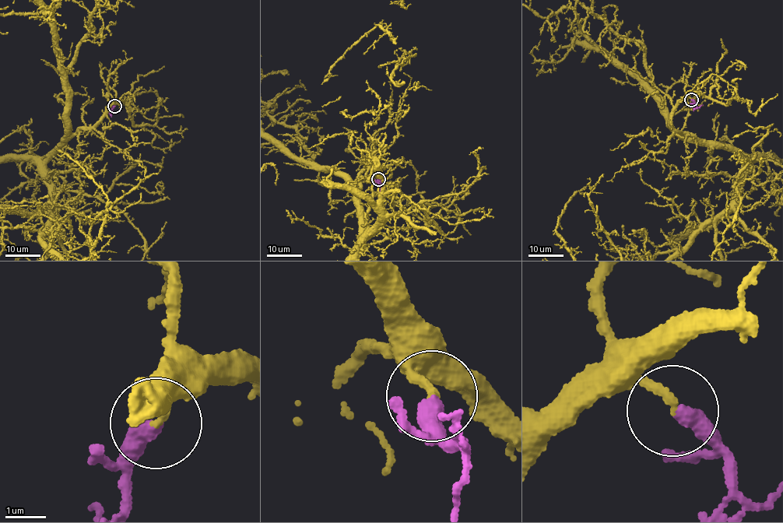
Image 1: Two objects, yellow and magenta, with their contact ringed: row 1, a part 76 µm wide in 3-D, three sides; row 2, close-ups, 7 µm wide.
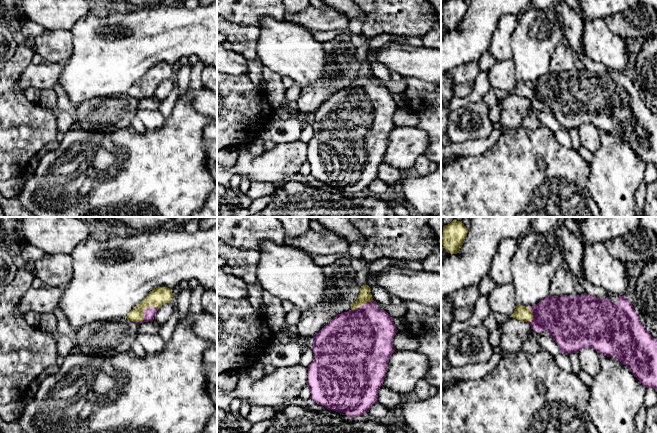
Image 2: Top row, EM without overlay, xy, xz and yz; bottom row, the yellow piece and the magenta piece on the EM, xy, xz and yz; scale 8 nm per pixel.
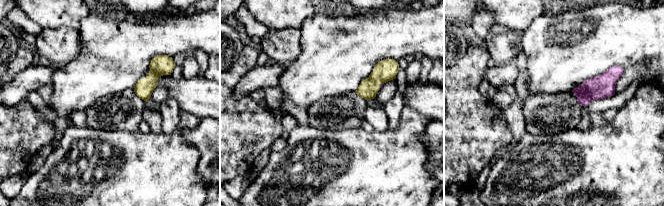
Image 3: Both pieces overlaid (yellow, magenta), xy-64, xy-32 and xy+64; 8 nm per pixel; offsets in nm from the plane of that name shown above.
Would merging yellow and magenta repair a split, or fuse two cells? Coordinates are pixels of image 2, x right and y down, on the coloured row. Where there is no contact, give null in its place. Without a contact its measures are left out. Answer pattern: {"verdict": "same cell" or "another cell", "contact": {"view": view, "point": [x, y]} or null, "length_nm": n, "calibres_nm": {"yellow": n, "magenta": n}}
{"verdict": "same cell", "contact": {"view": "xy", "point": [143, 312]}, "length_nm": 220, "calibres_nm": {"yellow": 150, "magenta": 90}}

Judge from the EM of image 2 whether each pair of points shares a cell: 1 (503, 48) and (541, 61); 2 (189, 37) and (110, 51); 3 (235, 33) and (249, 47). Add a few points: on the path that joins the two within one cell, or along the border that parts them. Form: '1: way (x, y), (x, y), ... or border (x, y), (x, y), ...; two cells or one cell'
1: border (515, 28), (511, 38), (511, 58); two cells
2: way (169, 37), (137, 39), (130, 42); one cell
3: way (238, 36), (246, 44); one cell

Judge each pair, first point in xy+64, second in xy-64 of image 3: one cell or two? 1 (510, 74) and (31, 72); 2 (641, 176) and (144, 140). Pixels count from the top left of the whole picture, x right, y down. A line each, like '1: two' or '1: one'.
1: one
2: one

